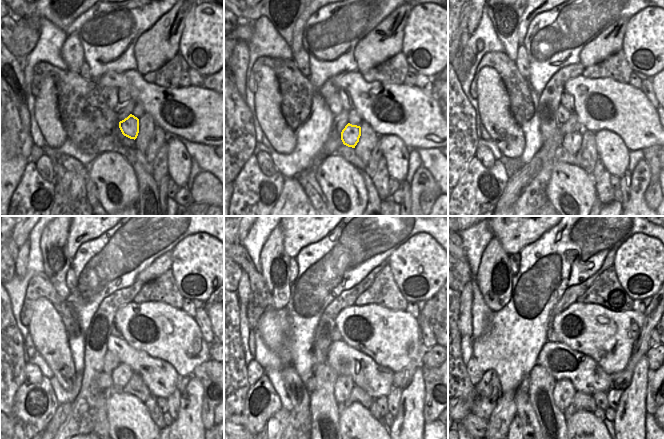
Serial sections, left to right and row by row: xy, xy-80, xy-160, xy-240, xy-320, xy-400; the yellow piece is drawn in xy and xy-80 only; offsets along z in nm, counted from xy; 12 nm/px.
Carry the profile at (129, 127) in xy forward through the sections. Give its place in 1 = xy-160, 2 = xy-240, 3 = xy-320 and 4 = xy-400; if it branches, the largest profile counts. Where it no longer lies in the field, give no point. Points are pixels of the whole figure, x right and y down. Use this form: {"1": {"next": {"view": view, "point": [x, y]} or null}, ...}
{"1": {"next": {"view": "xy-160", "point": [572, 142]}}, "2": {"next": {"view": "xy-240", "point": [121, 375]}}, "3": {"next": {"view": "xy-320", "point": [344, 384]}}, "4": {"next": {"view": "xy-400", "point": [564, 391]}}}

